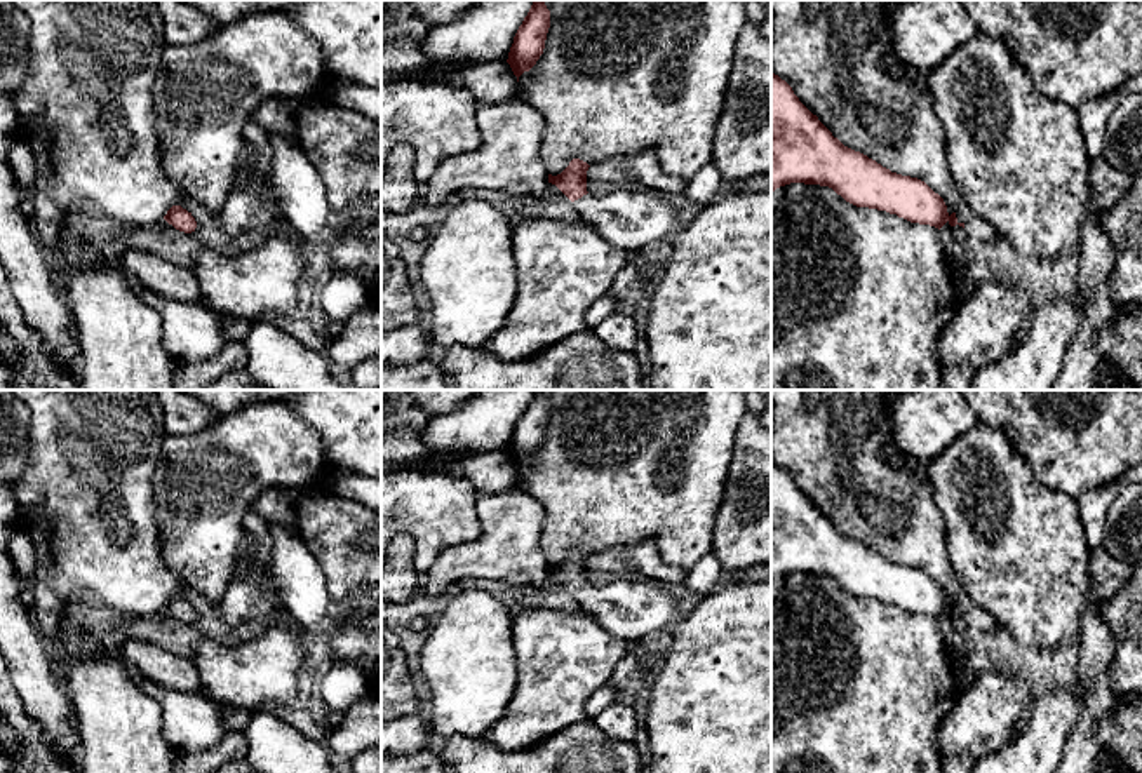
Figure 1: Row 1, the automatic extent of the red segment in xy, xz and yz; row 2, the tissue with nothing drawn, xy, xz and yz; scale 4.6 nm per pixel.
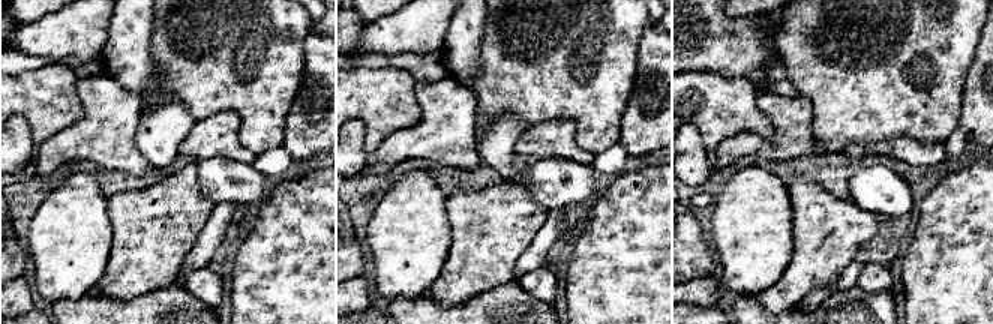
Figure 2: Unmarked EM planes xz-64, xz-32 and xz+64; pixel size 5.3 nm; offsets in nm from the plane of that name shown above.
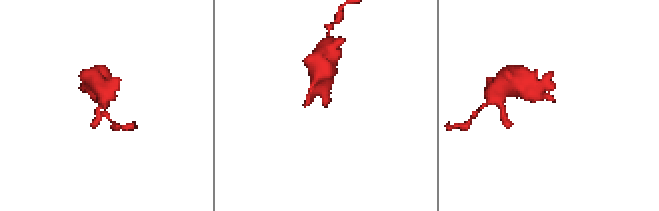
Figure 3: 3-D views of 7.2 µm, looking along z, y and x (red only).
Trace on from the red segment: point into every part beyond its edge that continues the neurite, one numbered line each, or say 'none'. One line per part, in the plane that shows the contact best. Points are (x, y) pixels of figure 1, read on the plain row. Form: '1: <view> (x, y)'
1: xz (631, 610)

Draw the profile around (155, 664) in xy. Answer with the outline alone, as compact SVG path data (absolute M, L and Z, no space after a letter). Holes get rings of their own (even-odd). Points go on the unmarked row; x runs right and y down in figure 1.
M131 639L120 648L120 655L146 681L178 691L202 689L200 670L195 662L176 656L153 642Z

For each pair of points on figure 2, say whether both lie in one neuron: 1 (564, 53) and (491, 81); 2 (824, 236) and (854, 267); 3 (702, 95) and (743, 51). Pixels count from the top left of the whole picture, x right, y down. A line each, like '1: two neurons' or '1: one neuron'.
1: one neuron
2: two neurons
3: two neurons

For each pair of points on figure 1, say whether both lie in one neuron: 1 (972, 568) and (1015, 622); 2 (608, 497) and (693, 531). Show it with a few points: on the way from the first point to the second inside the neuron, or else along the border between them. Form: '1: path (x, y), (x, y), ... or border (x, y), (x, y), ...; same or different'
1: path (989, 570), (1015, 596), (1015, 604); same
2: path (629, 497), (658, 497), (672, 510); same

